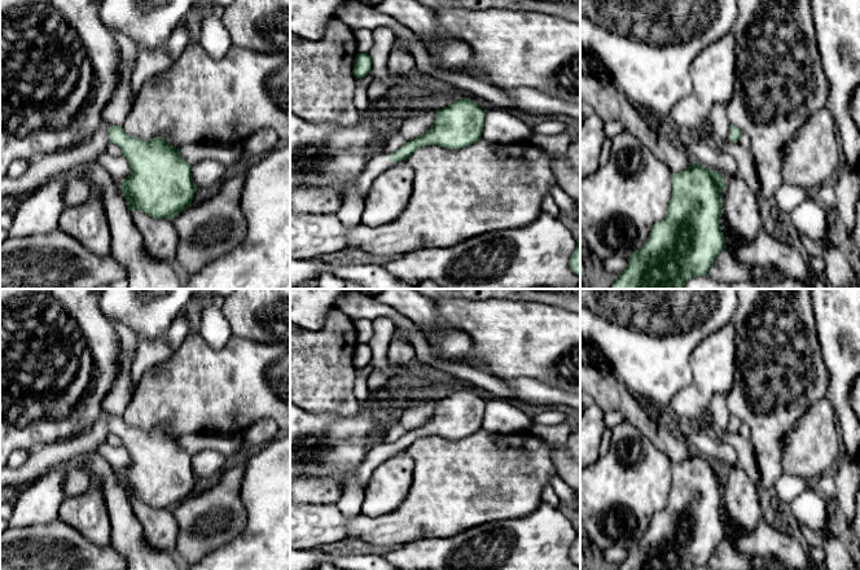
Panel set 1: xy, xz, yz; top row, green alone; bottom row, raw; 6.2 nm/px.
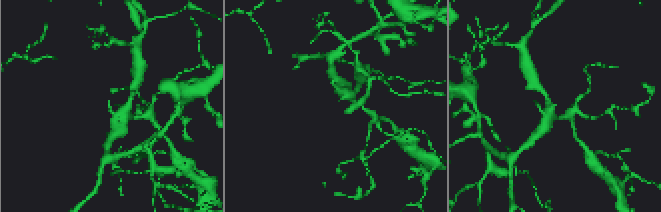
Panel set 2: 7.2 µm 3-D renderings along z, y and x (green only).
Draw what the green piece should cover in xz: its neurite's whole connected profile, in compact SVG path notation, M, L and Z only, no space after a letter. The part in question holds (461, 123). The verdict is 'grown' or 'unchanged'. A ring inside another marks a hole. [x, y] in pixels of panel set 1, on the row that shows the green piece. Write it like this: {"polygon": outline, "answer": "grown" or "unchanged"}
{"polygon": "M460 98L449 106L435 110L429 131L394 153L382 152L372 158L357 179L357 192L365 200L373 180L392 165L408 159L418 148L438 145L447 149L465 148L482 139L486 110L470 98Z", "answer": "grown"}

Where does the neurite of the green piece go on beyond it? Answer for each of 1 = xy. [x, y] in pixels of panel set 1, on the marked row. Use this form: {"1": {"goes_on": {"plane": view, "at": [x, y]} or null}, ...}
{"1": {"goes_on": null}}

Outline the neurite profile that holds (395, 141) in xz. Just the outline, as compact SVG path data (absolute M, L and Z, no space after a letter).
M395 130L387 139L383 152L394 153L405 144L405 140Z

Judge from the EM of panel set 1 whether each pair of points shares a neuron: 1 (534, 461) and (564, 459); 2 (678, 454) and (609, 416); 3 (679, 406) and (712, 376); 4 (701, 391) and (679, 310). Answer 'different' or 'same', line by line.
1: different
2: different
3: same
4: different

